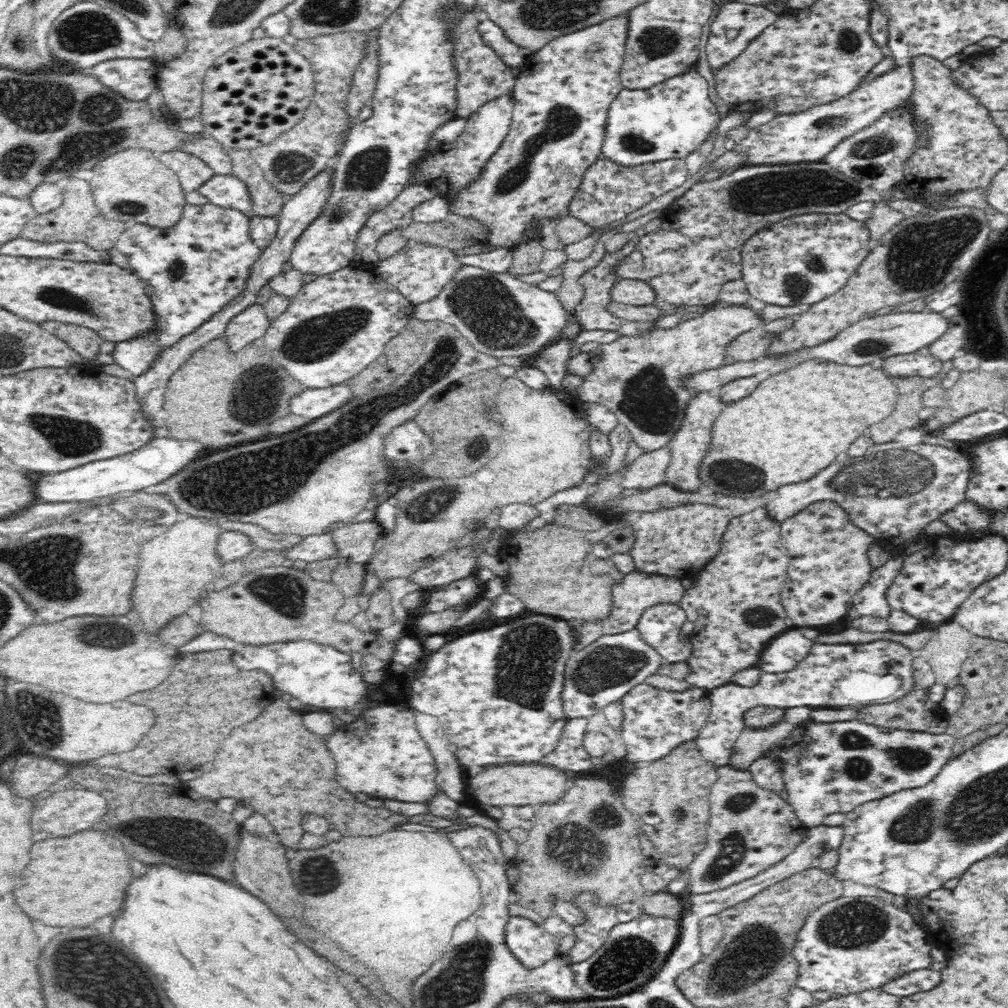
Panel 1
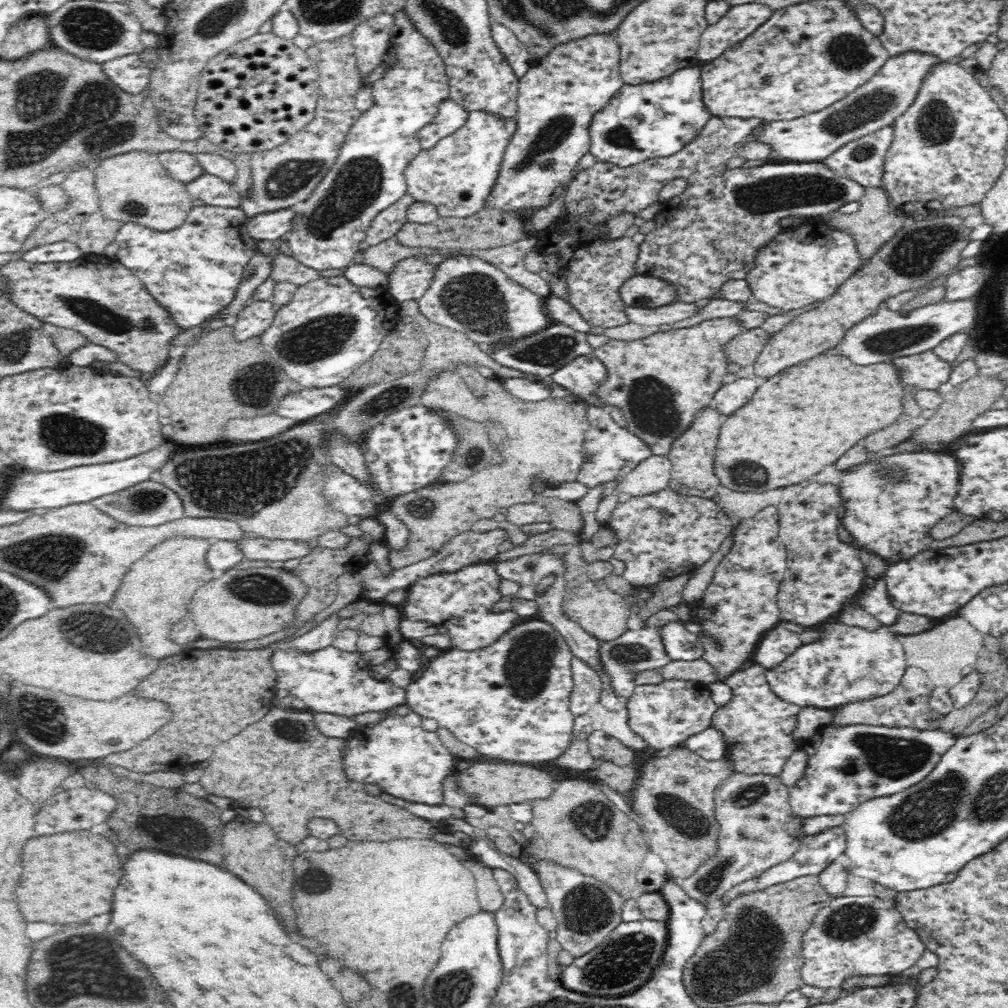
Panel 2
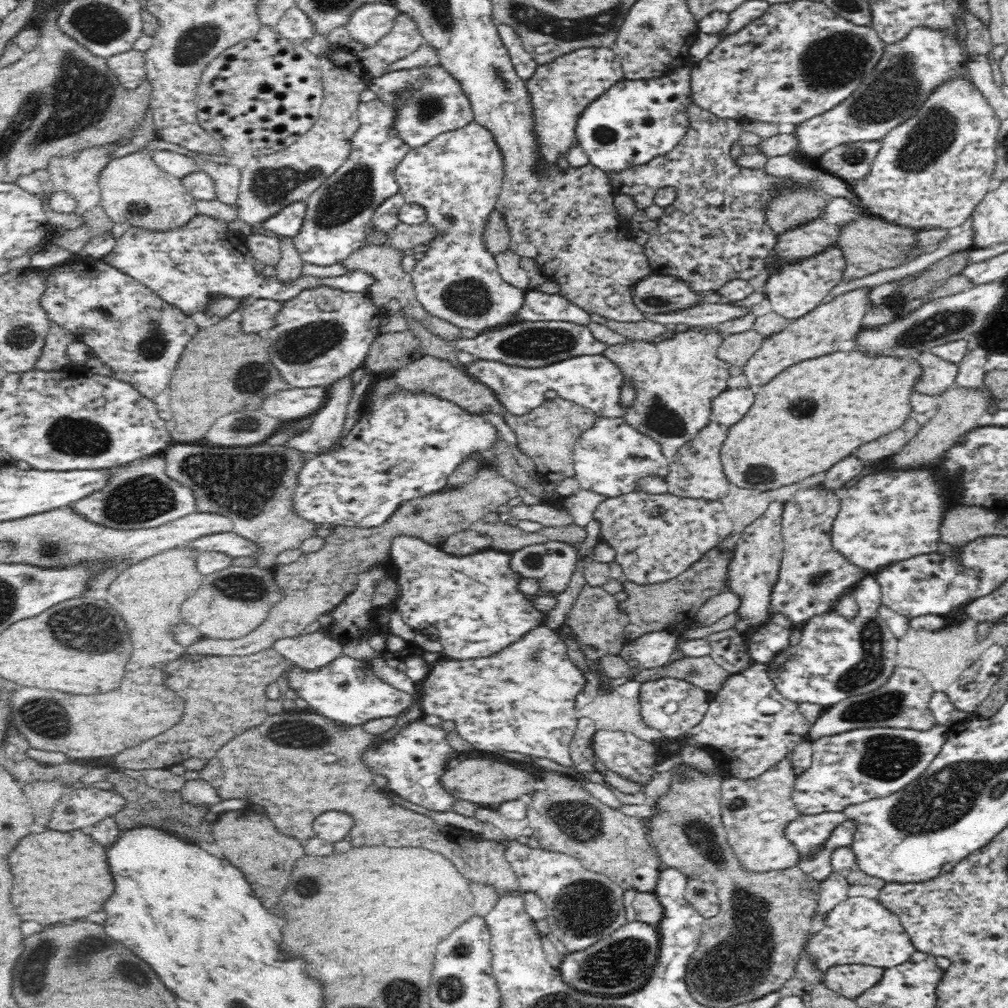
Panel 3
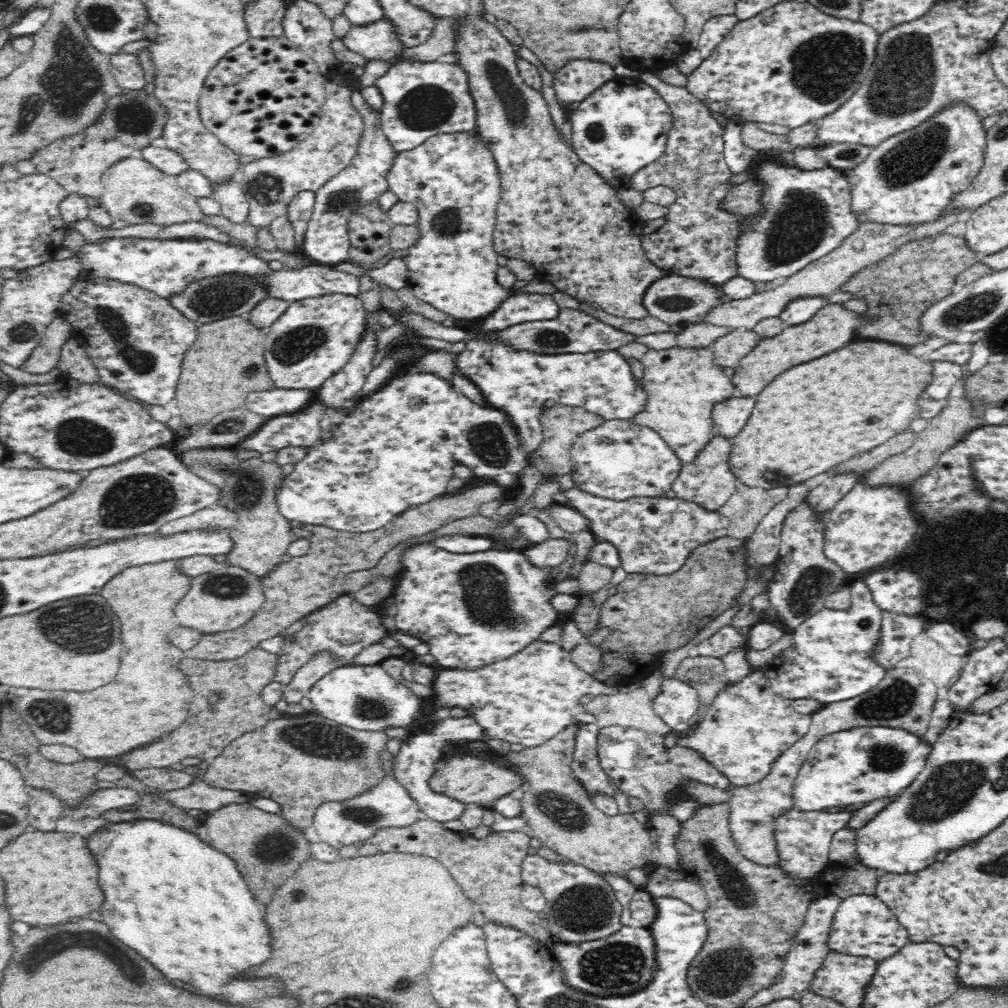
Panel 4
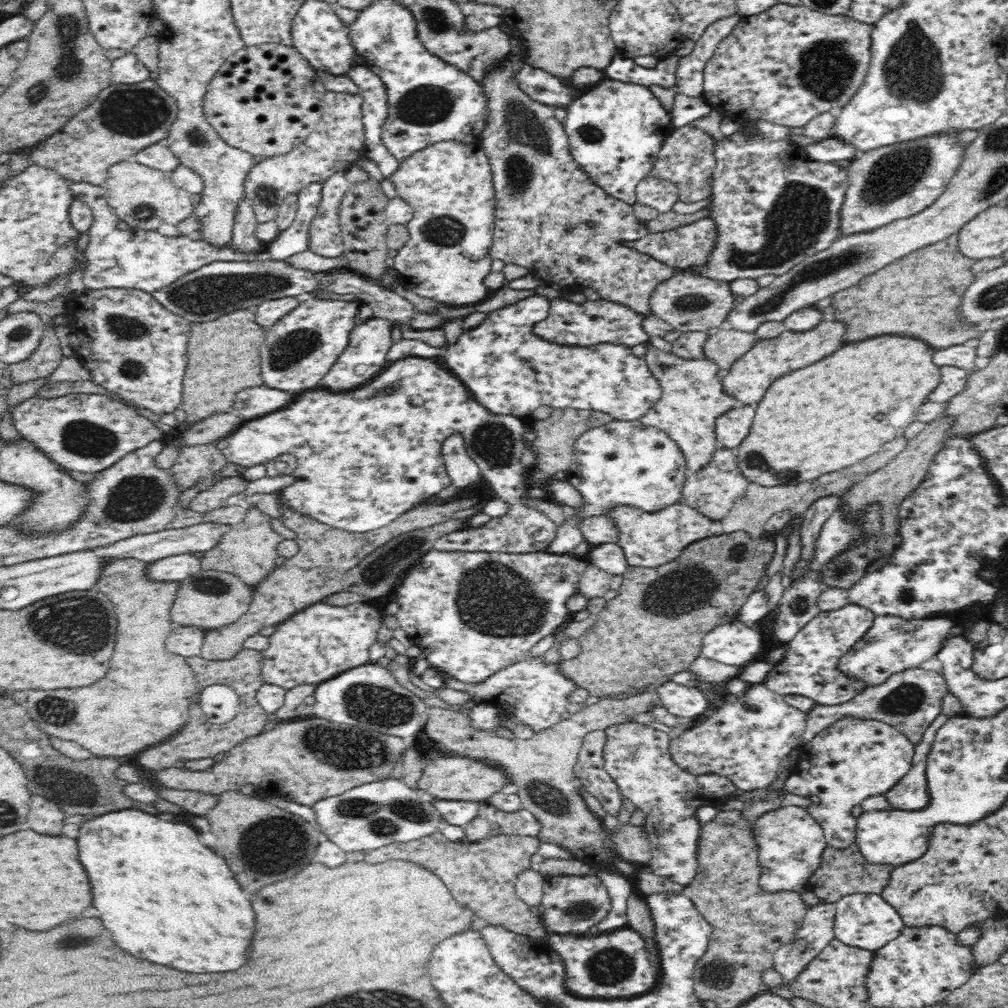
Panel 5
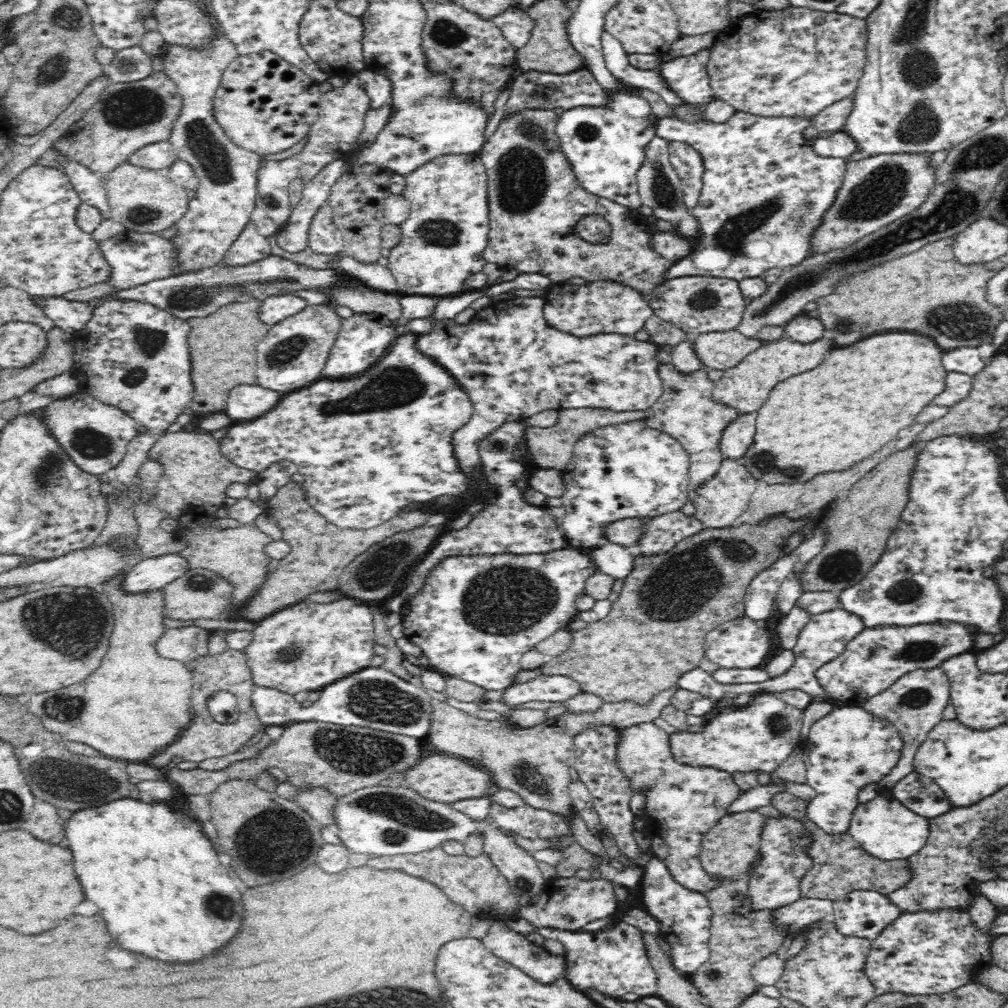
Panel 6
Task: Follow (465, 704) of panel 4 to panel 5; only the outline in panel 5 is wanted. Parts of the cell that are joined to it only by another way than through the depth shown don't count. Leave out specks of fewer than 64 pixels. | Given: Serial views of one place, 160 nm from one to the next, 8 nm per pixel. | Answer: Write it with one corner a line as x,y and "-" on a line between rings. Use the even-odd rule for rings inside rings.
544,654
537,657
528,656
516,664
500,668
498,672
476,684
462,683
457,678
446,675
444,686
466,692
475,704
492,705
500,709
500,718
514,717
518,724
529,726
534,733
539,733
564,720
562,714
568,712
568,704
571,703
569,694
579,687
561,671
559,664
560,660
546,662

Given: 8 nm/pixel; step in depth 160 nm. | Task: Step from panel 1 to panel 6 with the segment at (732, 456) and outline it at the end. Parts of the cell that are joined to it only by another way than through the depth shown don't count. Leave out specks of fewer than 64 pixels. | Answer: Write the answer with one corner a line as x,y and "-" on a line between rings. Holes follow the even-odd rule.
878,334
848,348
832,350
818,368
782,380
758,410
754,444
739,458
752,476
770,484
803,483
820,472
836,472
854,466
866,456
878,452
886,442
910,426
924,406
944,390
946,370
942,368
942,350
926,336
914,334

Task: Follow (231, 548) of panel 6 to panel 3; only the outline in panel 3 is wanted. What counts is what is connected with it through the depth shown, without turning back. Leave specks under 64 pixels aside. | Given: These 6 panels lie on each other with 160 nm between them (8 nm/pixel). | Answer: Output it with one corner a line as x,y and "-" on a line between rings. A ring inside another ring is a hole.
260,443
260,446
244,446
244,448
204,448
204,446
188,446
188,444
173,444
170,445
165,451
161,453
164,457
164,472
166,476
169,476
170,479
184,485
190,489
192,489
192,495
194,495
194,501
196,501
196,511
198,512
210,512
210,514
219,514
222,516
226,516
233,520
234,532
242,536
242,538
246,538
255,542
261,550
261,553
257,556
257,564
261,568
273,568
276,565
276,557
280,552
284,552
284,550
292,550
292,548
298,548
302,542
304,542
307,538
312,538
316,535
316,531
321,527
321,524
316,522
310,522
304,520
295,510
293,503
293,496
298,486
298,475
302,470
302,467
305,465
306,460
308,458
304,457
306,452
302,452
297,448
292,448
288,444
283,445
270,445
266,443

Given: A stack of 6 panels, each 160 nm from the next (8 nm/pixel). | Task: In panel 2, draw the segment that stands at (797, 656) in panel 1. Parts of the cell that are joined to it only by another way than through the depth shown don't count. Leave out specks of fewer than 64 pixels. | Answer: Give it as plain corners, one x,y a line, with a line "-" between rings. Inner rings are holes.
776,626
761,638
754,658
758,665
762,665
765,669
771,669
783,663
802,645
798,633

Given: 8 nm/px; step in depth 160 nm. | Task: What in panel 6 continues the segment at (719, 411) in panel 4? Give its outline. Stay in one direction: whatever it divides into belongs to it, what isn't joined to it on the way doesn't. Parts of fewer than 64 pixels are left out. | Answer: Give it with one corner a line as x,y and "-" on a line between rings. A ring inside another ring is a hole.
756,411
739,414
736,420
730,420
724,428
719,450
725,458
739,459
746,454
748,447
754,442
756,432

